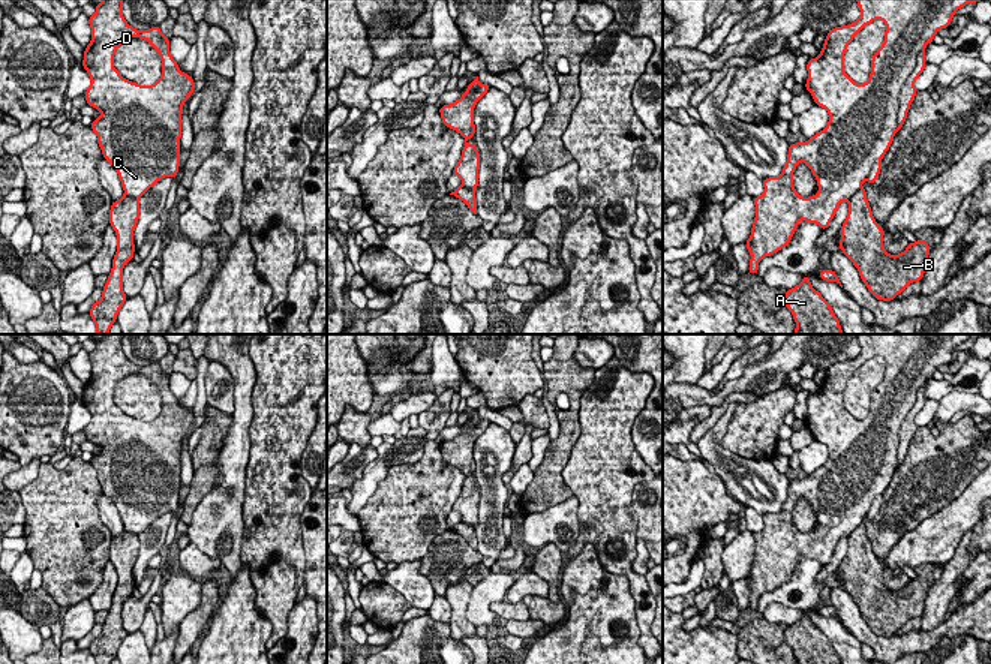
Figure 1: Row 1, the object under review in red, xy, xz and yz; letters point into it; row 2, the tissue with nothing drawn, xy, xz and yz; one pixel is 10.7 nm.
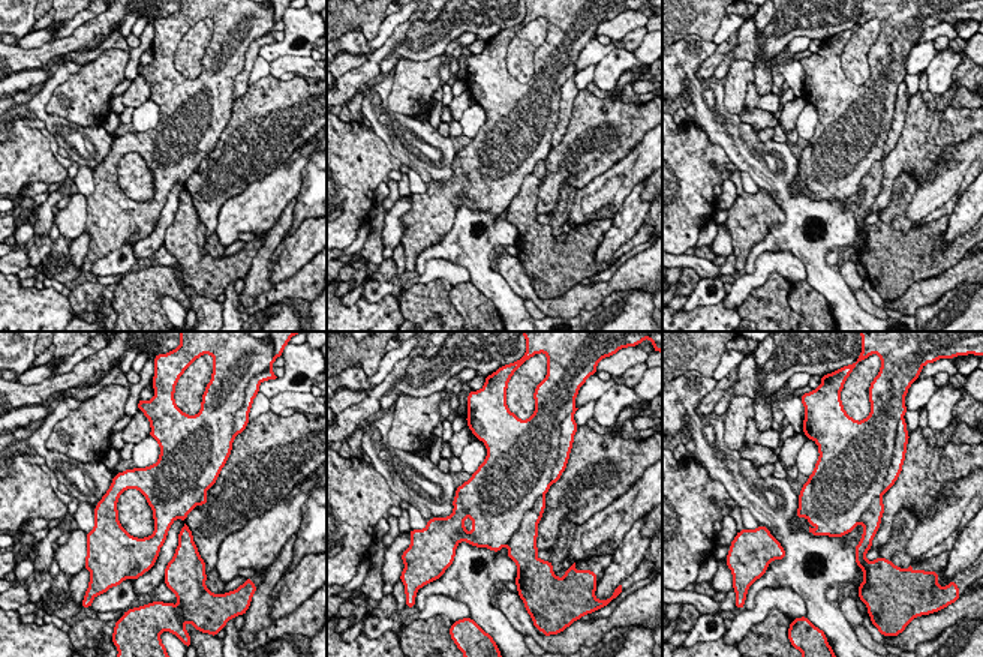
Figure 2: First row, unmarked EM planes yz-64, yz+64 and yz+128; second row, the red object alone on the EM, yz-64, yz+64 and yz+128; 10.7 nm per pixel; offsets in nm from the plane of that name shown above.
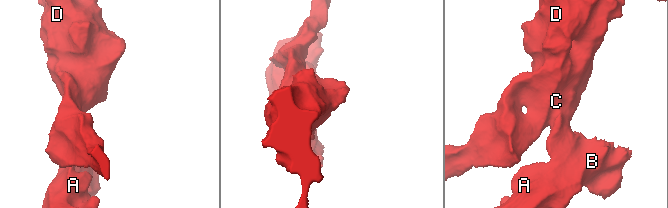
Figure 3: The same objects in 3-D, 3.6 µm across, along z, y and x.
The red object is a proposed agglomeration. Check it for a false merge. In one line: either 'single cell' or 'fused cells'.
fused cells

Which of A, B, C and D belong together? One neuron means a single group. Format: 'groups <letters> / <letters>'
groups A B / C D

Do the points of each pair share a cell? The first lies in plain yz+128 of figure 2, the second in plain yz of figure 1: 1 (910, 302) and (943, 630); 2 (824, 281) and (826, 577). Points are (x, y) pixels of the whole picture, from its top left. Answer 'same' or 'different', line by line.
1: same
2: different

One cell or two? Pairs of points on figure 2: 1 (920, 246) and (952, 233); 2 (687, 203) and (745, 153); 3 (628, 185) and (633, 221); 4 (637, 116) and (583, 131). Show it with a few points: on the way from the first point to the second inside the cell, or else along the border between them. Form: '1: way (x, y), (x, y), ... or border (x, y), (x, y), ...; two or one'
1: border (949, 216), (949, 225), (940, 248), (941, 252); two
2: border (708, 135), (732, 162); two
3: border (645, 179), (625, 198), (612, 219); two
4: way (624, 125), (615, 129), (597, 131); one

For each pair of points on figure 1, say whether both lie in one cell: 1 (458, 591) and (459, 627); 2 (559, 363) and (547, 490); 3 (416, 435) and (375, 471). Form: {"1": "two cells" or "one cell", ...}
{"1": "one cell", "2": "one cell", "3": "one cell"}

